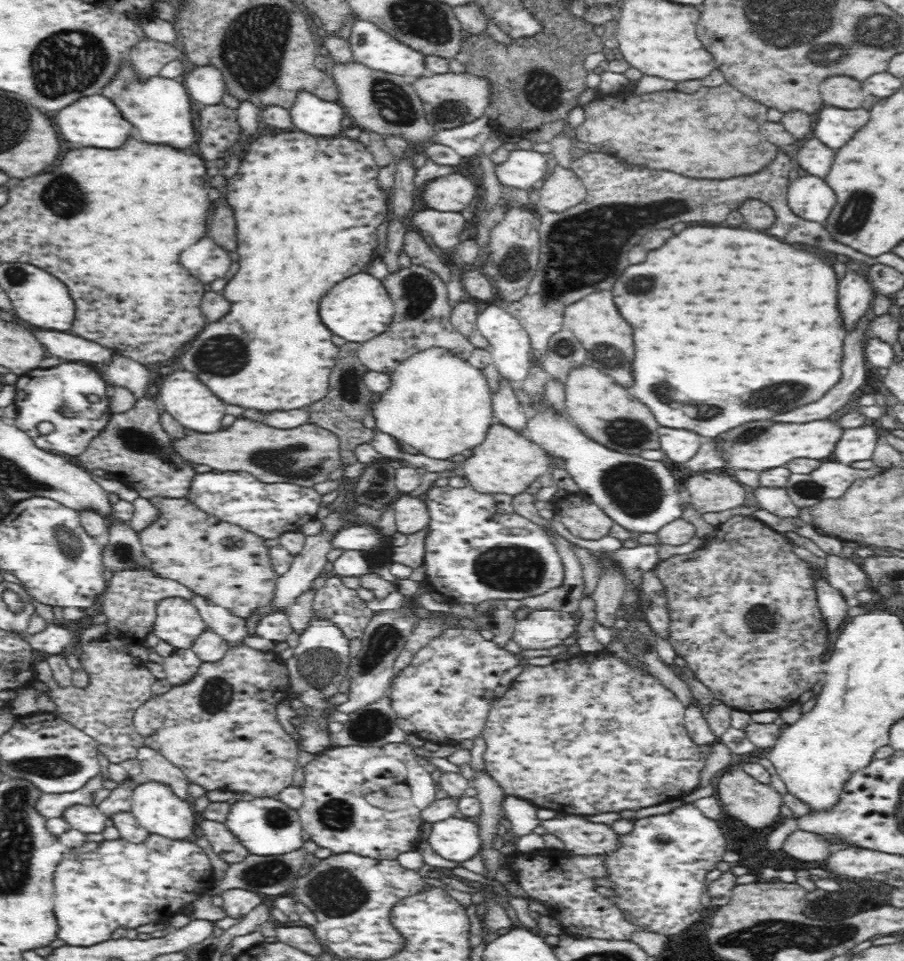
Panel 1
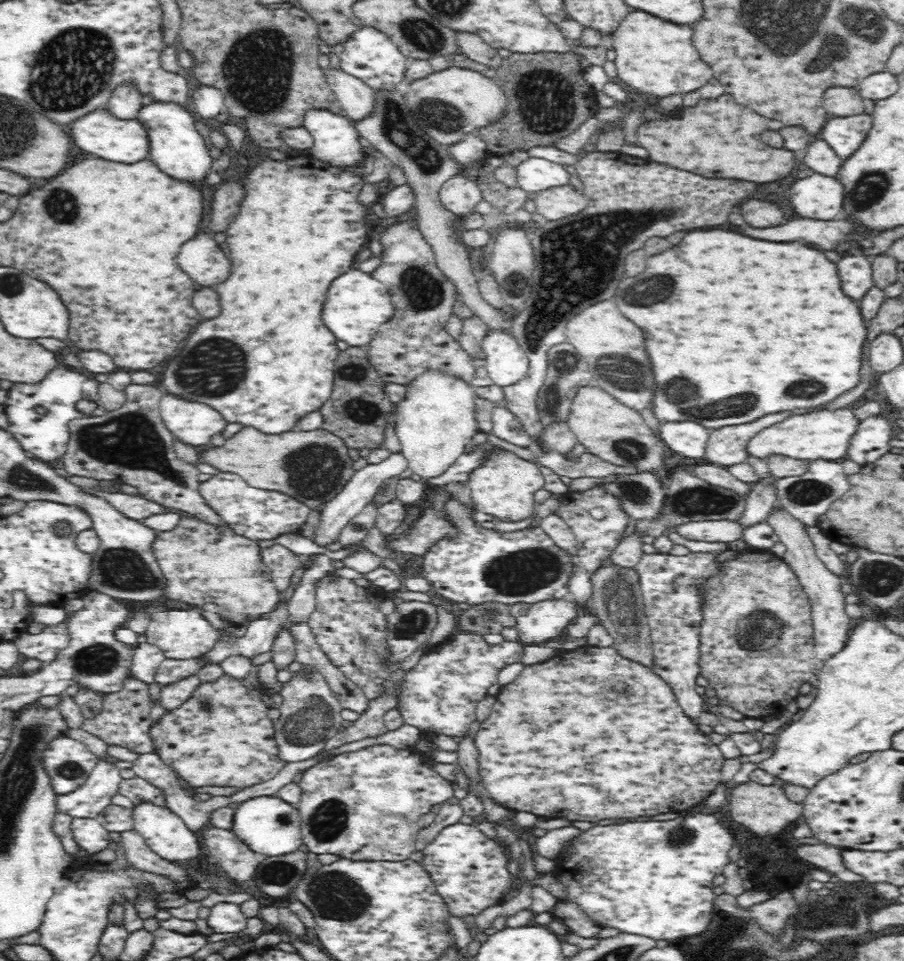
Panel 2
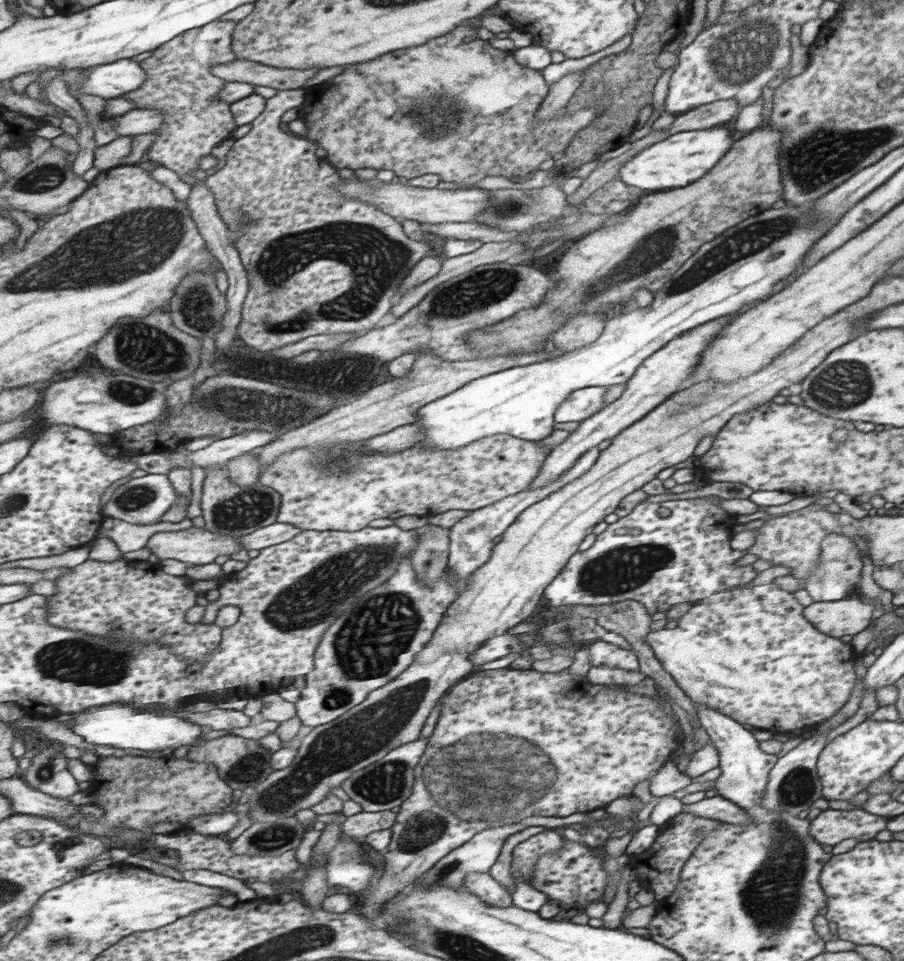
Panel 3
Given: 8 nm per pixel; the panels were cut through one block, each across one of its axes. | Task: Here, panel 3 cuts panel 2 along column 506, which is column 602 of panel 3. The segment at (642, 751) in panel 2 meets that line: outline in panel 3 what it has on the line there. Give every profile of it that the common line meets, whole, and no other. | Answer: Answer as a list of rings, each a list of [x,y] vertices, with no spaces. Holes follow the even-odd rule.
[[[509,668],[477,670],[472,673],[472,676],[456,683],[456,686],[448,691],[445,702],[442,702],[435,729],[431,737],[427,738],[429,748],[418,770],[418,778],[415,781],[413,793],[400,805],[400,810],[396,813],[397,822],[390,828],[392,831],[391,841],[386,847],[387,854],[384,855],[386,864],[384,870],[386,872],[381,876],[377,876],[375,884],[371,888],[370,896],[364,900],[364,905],[358,912],[371,921],[378,918],[388,900],[396,898],[410,884],[418,881],[426,871],[430,871],[435,867],[439,860],[443,859],[449,852],[462,847],[474,835],[487,828],[512,824],[534,815],[545,818],[560,818],[561,820],[563,817],[577,812],[598,813],[616,799],[632,796],[636,784],[640,784],[644,780],[650,781],[656,772],[666,764],[667,760],[672,760],[675,749],[682,743],[682,740],[679,740],[675,733],[677,726],[679,724],[675,723],[672,717],[660,707],[660,701],[650,696],[621,690],[618,685],[592,684],[586,676],[573,676],[568,669],[553,673]]]

